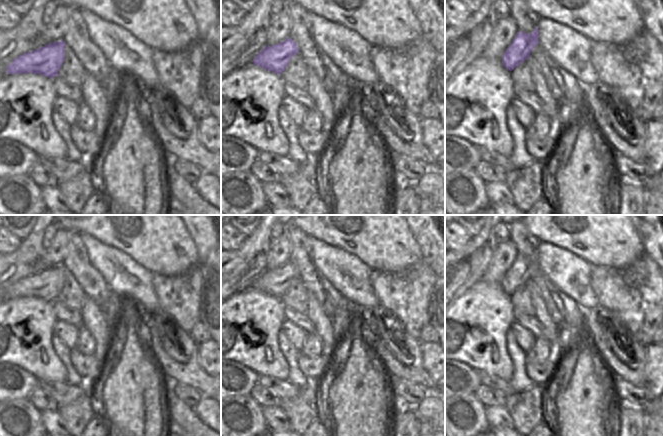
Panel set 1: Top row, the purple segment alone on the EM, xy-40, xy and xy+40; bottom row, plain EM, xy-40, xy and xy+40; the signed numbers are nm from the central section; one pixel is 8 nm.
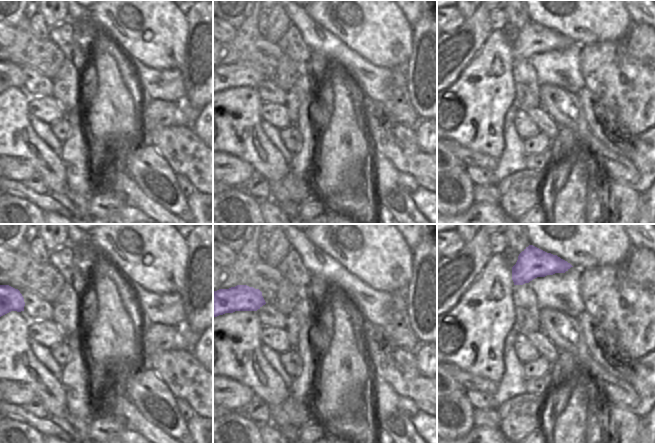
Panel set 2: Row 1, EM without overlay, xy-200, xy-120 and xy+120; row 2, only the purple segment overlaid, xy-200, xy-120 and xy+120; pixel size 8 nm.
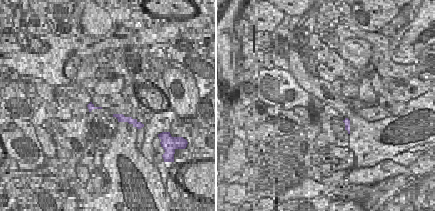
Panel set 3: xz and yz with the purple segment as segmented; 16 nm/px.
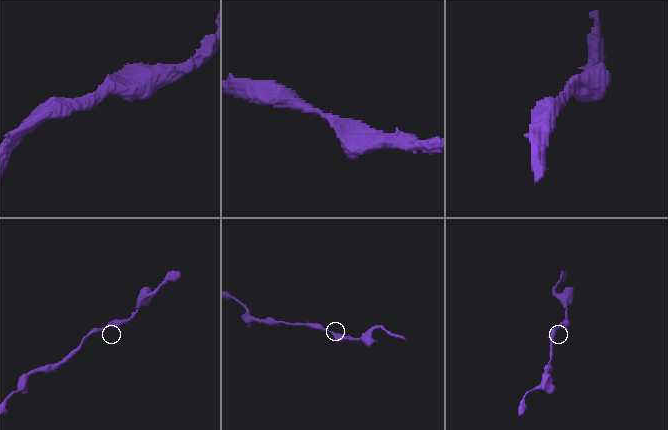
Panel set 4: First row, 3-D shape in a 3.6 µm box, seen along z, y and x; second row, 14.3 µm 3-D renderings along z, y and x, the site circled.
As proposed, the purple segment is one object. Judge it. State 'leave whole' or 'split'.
leave whole

